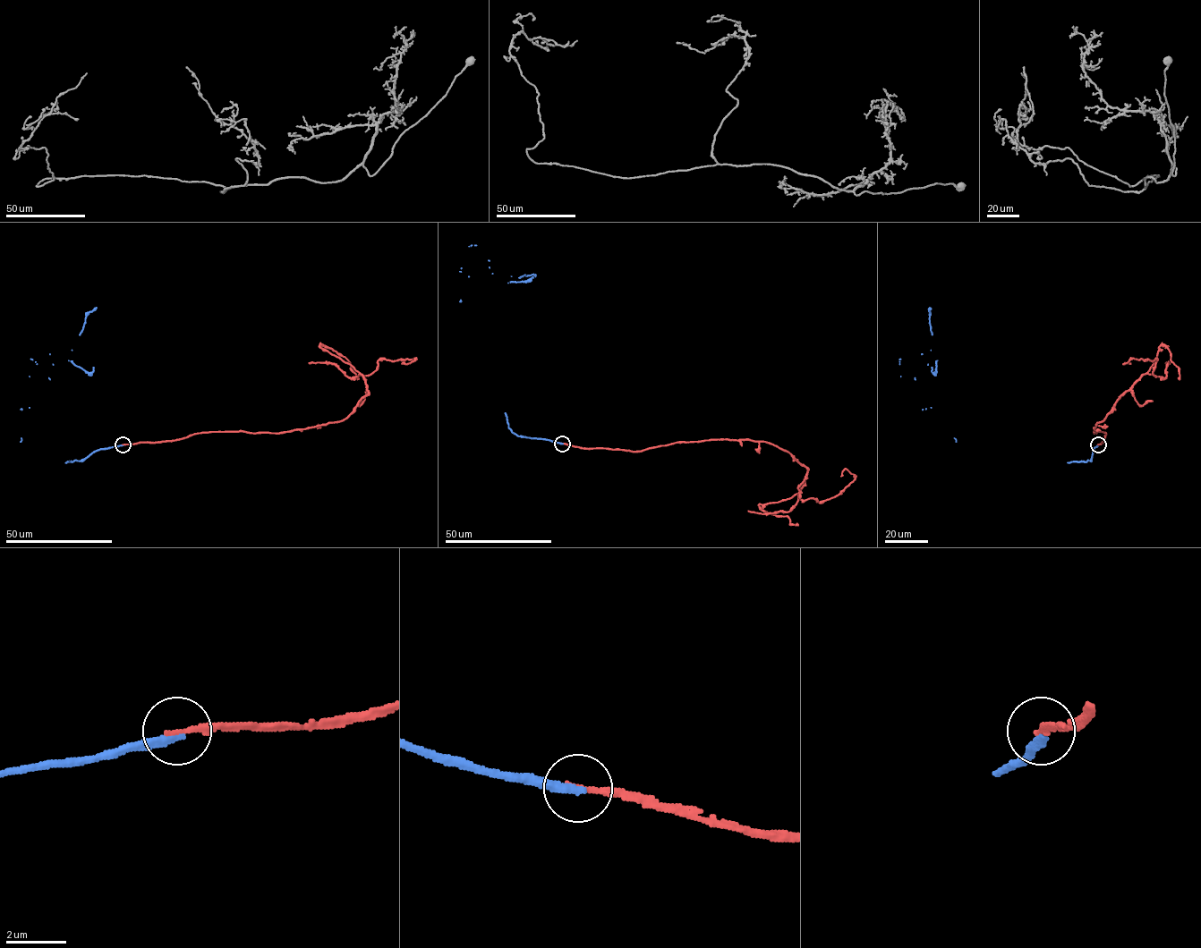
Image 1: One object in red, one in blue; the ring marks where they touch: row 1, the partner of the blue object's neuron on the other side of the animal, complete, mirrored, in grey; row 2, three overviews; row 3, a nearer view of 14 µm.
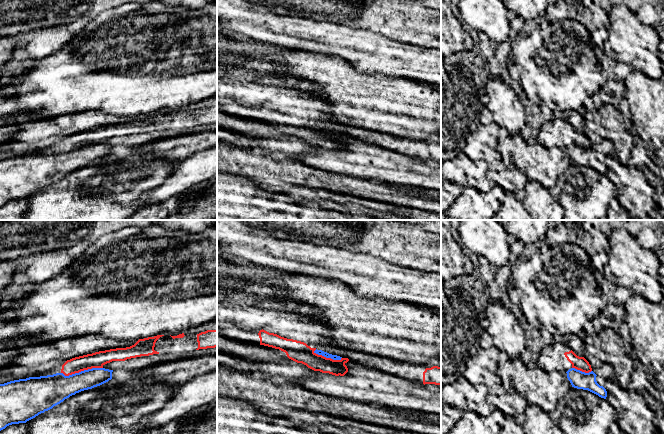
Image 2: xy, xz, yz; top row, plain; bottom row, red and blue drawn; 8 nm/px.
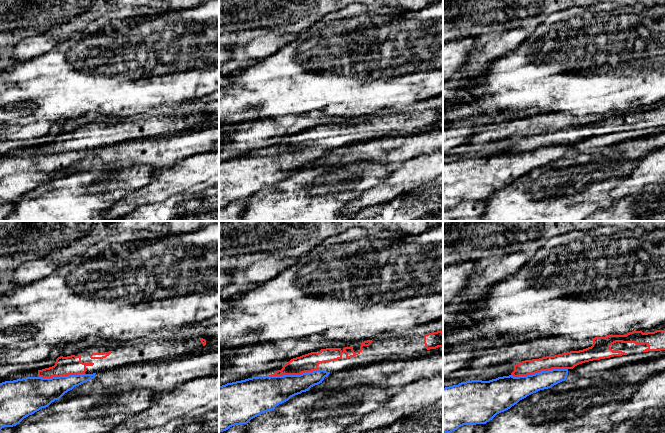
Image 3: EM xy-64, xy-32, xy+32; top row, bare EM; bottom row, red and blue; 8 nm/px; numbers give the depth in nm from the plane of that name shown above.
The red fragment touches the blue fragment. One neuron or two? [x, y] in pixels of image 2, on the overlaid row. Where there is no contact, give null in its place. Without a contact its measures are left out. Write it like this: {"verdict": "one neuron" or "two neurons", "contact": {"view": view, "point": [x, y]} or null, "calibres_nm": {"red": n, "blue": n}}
{"verdict": "two neurons", "contact": {"view": "xy", "point": [81, 370]}, "calibres_nm": {"red": 130, "blue": 220}}

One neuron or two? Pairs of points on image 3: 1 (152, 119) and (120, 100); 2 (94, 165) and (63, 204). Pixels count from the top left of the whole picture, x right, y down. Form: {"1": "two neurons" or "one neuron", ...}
{"1": "two neurons", "2": "two neurons"}

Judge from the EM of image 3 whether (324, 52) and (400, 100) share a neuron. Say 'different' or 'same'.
same

